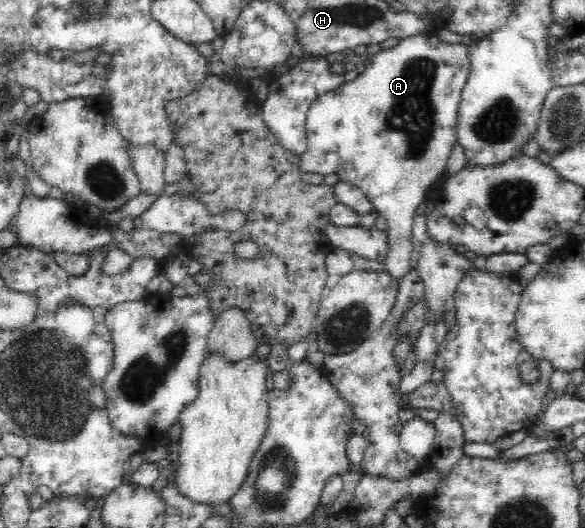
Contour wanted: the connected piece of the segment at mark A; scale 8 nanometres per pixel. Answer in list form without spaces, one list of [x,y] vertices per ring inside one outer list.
[[[434,31],[427,34],[419,34],[413,37],[407,37],[399,41],[399,44],[393,49],[386,51],[380,50],[376,55],[369,56],[365,62],[366,69],[353,82],[345,82],[329,93],[321,95],[311,105],[306,117],[306,134],[308,137],[307,147],[300,155],[299,168],[301,173],[317,173],[324,177],[335,174],[339,177],[340,182],[351,183],[356,185],[374,205],[374,209],[387,220],[386,232],[389,236],[389,249],[384,264],[386,272],[391,278],[399,281],[410,270],[409,257],[411,257],[411,226],[415,217],[415,209],[419,203],[424,202],[425,194],[429,191],[431,185],[436,184],[439,178],[444,174],[447,162],[456,144],[456,121],[458,108],[460,105],[463,88],[471,75],[471,63],[469,60],[467,45],[457,43],[450,45],[442,43],[441,39],[436,36]]]

